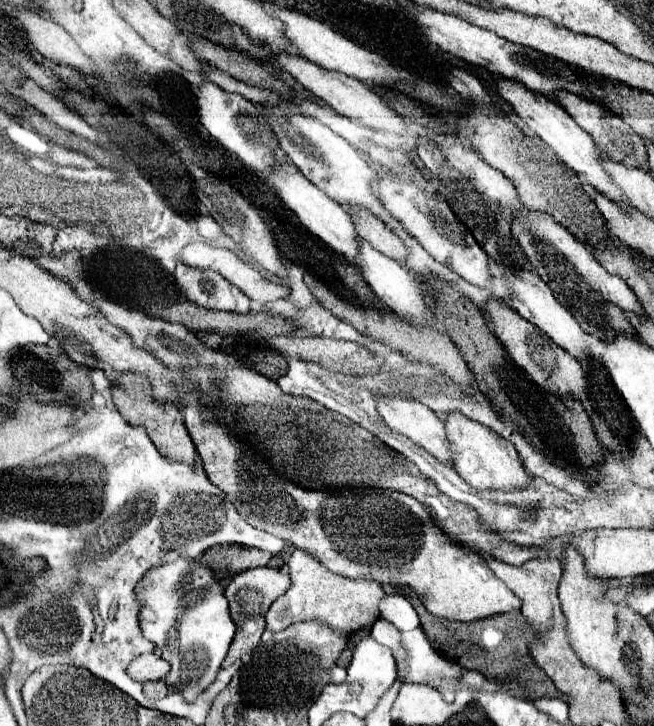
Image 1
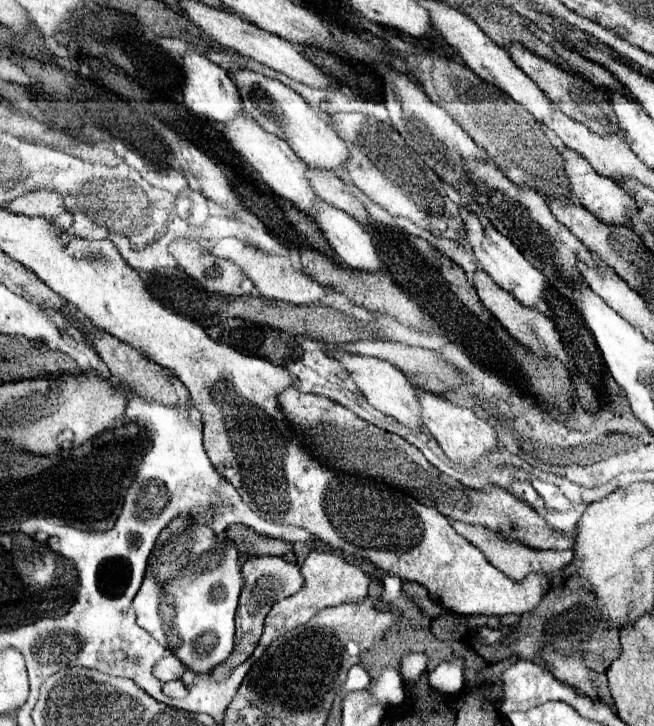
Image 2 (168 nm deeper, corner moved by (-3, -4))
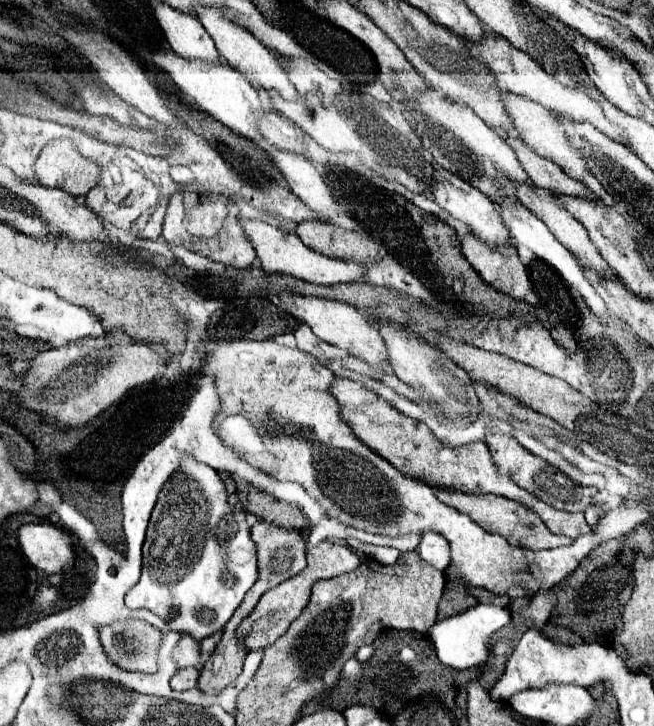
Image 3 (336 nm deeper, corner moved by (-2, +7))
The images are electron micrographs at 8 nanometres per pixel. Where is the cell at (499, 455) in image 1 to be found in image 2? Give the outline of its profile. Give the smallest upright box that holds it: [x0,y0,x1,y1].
[416,388,498,466]

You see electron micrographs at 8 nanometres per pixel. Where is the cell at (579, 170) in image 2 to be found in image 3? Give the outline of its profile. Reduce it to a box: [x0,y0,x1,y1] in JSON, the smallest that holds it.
[505,93,589,183]

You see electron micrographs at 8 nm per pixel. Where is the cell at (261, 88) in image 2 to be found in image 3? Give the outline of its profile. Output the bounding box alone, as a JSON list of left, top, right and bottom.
[199,9,299,101]

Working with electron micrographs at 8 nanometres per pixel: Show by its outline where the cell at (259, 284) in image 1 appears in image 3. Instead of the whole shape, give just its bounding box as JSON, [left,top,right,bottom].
[243,221,363,285]

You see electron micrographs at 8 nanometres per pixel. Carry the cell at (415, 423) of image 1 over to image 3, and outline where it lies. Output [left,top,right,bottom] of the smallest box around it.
[279,293,389,371]

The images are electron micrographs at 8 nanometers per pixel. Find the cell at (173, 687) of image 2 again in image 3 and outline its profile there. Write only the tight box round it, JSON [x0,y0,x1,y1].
[171,667,199,691]

